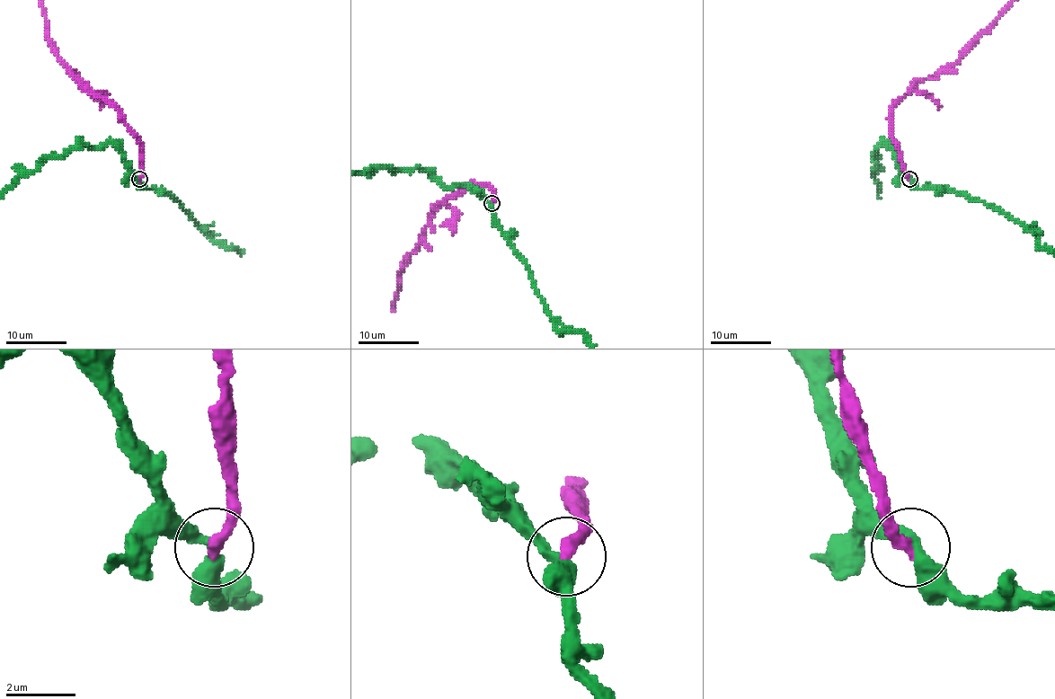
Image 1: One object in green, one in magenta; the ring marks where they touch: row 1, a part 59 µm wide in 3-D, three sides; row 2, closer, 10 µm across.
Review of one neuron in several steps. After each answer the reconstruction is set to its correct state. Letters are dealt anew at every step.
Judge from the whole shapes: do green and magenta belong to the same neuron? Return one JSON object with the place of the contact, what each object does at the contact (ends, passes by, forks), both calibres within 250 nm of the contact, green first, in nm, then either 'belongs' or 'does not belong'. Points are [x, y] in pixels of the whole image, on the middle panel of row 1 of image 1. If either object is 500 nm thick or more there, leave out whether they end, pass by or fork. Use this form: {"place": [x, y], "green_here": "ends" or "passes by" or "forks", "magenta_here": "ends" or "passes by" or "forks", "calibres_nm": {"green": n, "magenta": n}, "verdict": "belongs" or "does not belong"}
{"place": [492, 203], "green_here": "passes by", "magenta_here": "ends", "calibres_nm": {"green": 360, "magenta": 380}, "verdict": "does not belong"}

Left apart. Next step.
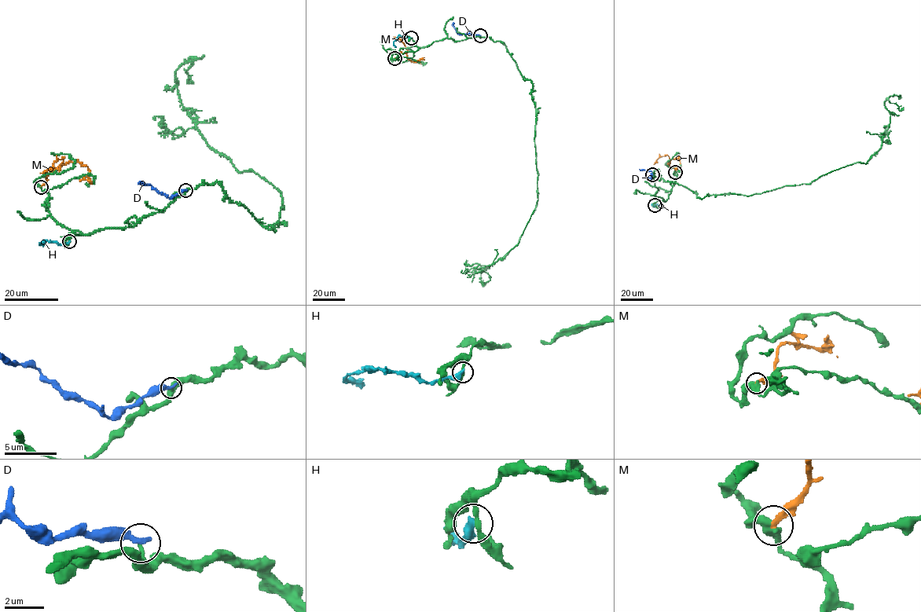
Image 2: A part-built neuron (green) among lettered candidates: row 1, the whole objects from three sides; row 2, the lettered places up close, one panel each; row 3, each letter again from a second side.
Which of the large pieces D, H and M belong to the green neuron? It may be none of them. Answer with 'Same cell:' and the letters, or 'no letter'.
Same cell: no letter

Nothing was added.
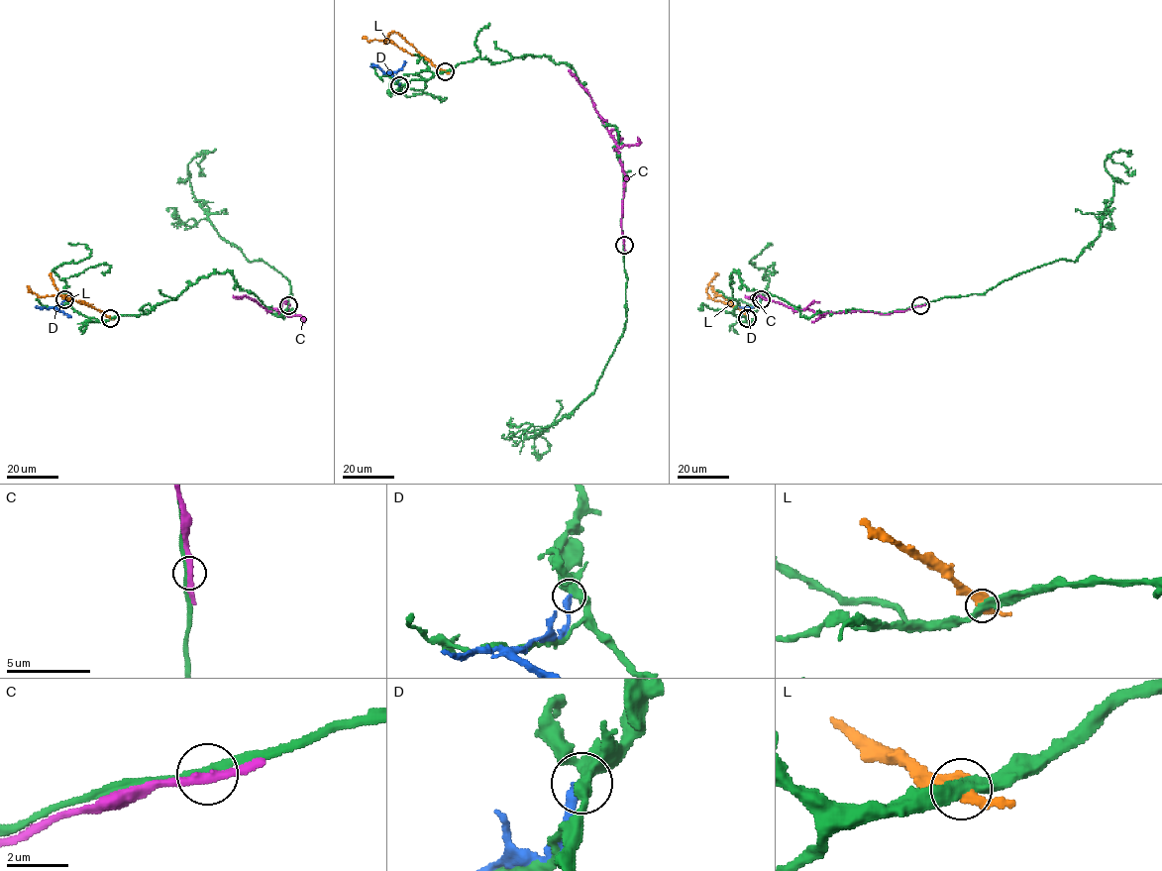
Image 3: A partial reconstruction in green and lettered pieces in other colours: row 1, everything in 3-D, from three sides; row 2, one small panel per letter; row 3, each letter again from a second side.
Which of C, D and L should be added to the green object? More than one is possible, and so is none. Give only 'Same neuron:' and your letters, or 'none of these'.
Same neuron: none of these

